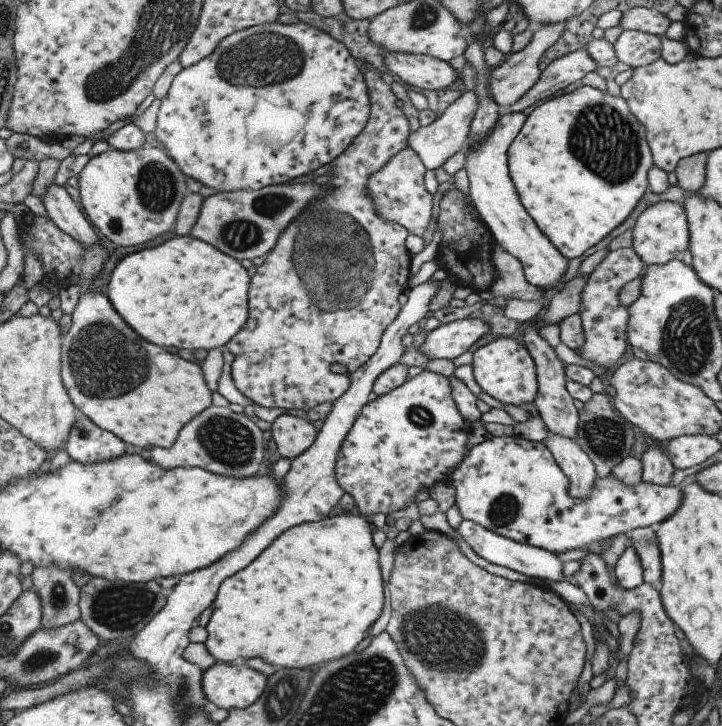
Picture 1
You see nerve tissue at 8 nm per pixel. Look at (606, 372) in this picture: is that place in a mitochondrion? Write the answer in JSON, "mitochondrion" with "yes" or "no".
{"mitochondrion":"no"}

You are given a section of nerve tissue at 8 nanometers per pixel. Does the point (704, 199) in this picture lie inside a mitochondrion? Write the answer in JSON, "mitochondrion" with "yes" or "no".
{"mitochondrion":"no"}

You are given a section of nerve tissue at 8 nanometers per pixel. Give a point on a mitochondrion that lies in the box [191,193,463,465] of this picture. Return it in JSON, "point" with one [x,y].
{"point":[336,269]}

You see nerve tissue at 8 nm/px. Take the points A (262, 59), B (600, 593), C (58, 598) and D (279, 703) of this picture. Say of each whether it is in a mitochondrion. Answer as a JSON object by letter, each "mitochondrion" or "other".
{"A":"mitochondrion","B":"other","C":"mitochondrion","D":"mitochondrion"}

